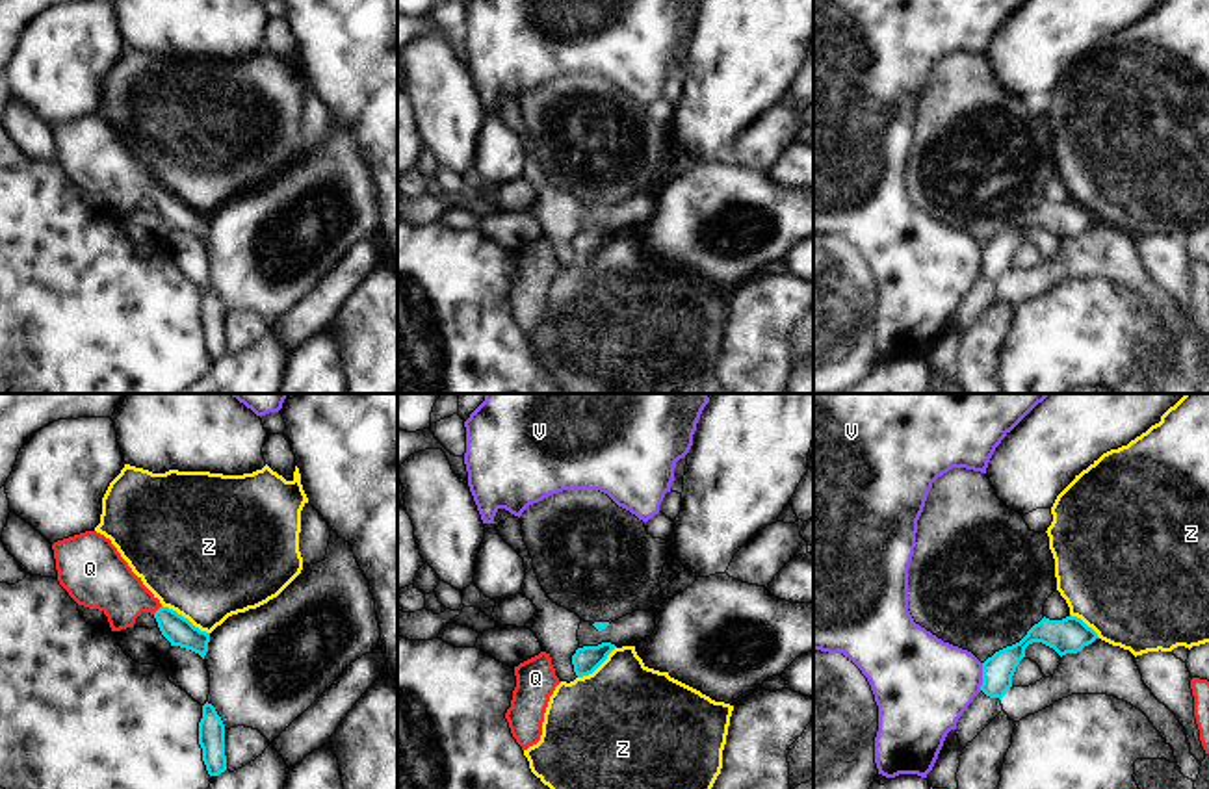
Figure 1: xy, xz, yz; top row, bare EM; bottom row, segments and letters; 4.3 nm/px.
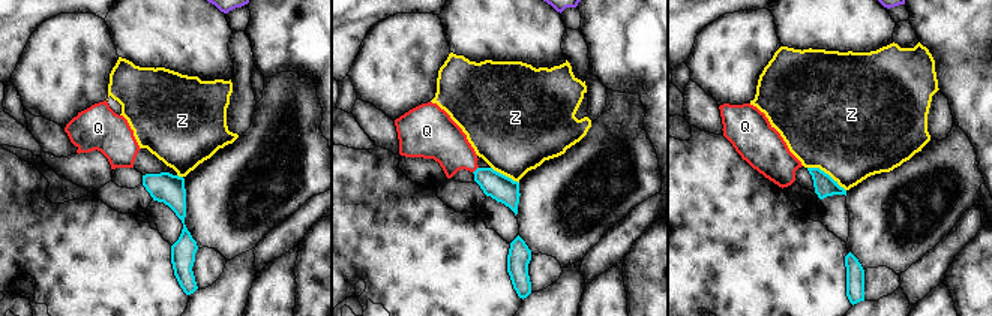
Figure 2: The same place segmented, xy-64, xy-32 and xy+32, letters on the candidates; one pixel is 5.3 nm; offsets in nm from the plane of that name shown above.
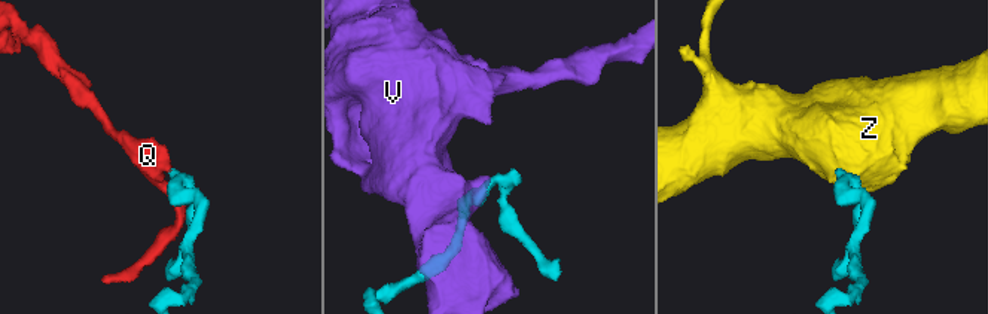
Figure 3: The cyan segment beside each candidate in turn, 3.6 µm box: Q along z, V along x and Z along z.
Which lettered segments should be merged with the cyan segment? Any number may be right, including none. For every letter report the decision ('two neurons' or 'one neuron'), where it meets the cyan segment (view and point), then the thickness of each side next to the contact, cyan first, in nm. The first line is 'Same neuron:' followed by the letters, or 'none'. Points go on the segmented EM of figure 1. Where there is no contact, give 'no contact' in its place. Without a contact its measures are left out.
Same neuron: Q
Q: one neuron; contact xy (158, 609); calibres 120 and 240 nm
V: two neurons; contact yz (983, 676); calibres 140 and 400 nm
Z: two neurons; contact xy (186, 619); calibres 120 and 480 nm

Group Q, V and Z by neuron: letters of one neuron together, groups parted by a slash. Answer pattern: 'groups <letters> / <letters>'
groups Q / V / Z

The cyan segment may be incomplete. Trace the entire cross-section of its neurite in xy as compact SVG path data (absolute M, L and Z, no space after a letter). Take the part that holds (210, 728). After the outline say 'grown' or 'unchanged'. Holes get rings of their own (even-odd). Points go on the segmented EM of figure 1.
M212 704L202 705L202 718L199 722L199 744L202 748L202 761L210 776L219 776L227 770L225 756L225 724Z; unchanged

